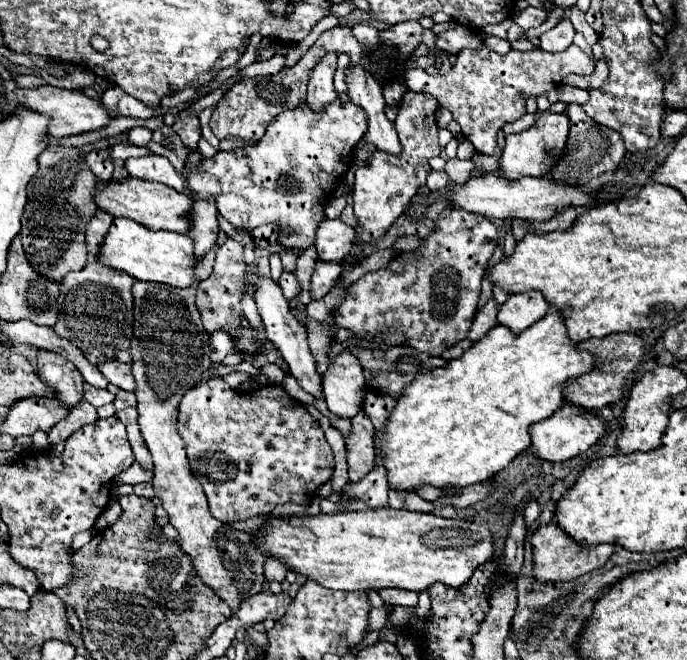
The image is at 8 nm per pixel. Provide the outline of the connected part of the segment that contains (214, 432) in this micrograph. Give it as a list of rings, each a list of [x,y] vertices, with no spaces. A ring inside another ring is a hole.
[[[210,376],[184,394],[178,408],[178,434],[182,436],[194,476],[200,480],[214,518],[232,524],[254,516],[268,516],[278,504],[304,504],[316,488],[332,480],[334,456],[324,438],[320,422],[306,408],[290,398],[282,386],[266,384],[248,392],[226,386],[222,376]]]

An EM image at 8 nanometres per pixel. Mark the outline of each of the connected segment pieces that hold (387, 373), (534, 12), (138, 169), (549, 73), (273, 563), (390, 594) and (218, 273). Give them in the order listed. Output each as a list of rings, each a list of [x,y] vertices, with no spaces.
[[[350,344],[350,350],[356,352],[356,356],[360,356],[360,362],[362,362],[362,368],[364,368],[364,374],[366,374],[366,384],[370,388],[378,390],[378,392],[392,396],[394,400],[400,398],[402,388],[408,386],[412,380],[416,380],[418,374],[430,372],[430,370],[446,364],[444,358],[418,352],[416,348],[410,348],[410,346],[392,346],[392,348],[386,348],[386,350],[370,350],[370,348],[364,348],[364,346]]]
[[[528,6],[526,10],[518,12],[514,16],[514,22],[522,28],[522,30],[528,30],[528,28],[534,28],[534,26],[540,26],[544,20],[546,20],[548,12],[546,10],[540,10],[540,8],[532,8]]]
[[[148,154],[142,158],[128,158],[124,168],[128,170],[130,176],[134,178],[144,178],[144,180],[154,180],[160,184],[166,184],[178,192],[184,190],[184,184],[178,176],[178,172],[172,168],[172,164],[168,160],[164,160],[162,156],[156,154]]]
[[[482,44],[478,50],[462,50],[450,74],[432,74],[422,68],[412,68],[412,72],[404,74],[404,82],[412,92],[432,94],[440,106],[448,108],[454,114],[454,120],[460,124],[462,134],[480,154],[494,154],[500,128],[526,114],[526,100],[530,96],[548,92],[548,88],[558,86],[568,74],[586,76],[592,72],[594,64],[576,44],[556,54],[538,48],[532,52],[510,50],[504,56]]]
[[[268,558],[266,564],[264,564],[264,574],[266,574],[266,580],[278,580],[278,582],[284,582],[286,578],[286,570],[288,570],[288,564],[280,558]]]
[[[384,588],[380,590],[380,596],[388,606],[416,606],[418,604],[418,592],[410,590],[398,590],[398,588]]]
[[[228,238],[216,254],[216,264],[214,264],[210,278],[202,280],[198,284],[196,304],[198,304],[202,322],[204,322],[204,328],[208,330],[208,334],[211,335],[216,330],[232,332],[232,330],[240,328],[240,322],[244,316],[242,314],[242,296],[246,292],[246,286],[248,286],[248,276],[246,276],[246,262],[242,256],[242,246],[236,240]]]

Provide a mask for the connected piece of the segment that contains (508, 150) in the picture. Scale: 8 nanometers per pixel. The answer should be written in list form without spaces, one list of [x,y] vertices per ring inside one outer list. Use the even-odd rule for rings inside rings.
[[[540,112],[536,124],[520,134],[508,134],[506,146],[500,158],[498,172],[508,180],[518,180],[524,176],[548,176],[564,154],[568,140],[568,116],[554,112]]]

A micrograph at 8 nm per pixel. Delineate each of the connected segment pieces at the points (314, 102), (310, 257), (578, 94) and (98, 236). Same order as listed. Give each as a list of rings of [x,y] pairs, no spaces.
[[[324,56],[320,64],[312,72],[312,80],[308,82],[308,108],[314,112],[322,112],[328,104],[332,104],[338,94],[334,90],[332,76],[336,72],[336,56]]]
[[[310,246],[306,248],[300,256],[298,256],[298,262],[296,262],[296,272],[294,276],[298,278],[300,282],[300,294],[298,294],[298,300],[302,304],[308,304],[312,298],[310,298],[310,276],[312,276],[312,270],[316,266],[316,248]]]
[[[562,86],[562,94],[560,94],[560,102],[566,102],[566,104],[586,104],[590,98],[588,98],[588,90],[582,90],[582,88],[576,88],[576,86]]]
[[[100,210],[88,224],[88,232],[86,232],[86,244],[88,244],[88,254],[90,258],[98,258],[100,256],[100,248],[102,248],[102,240],[108,234],[110,226],[112,226],[114,218]]]

